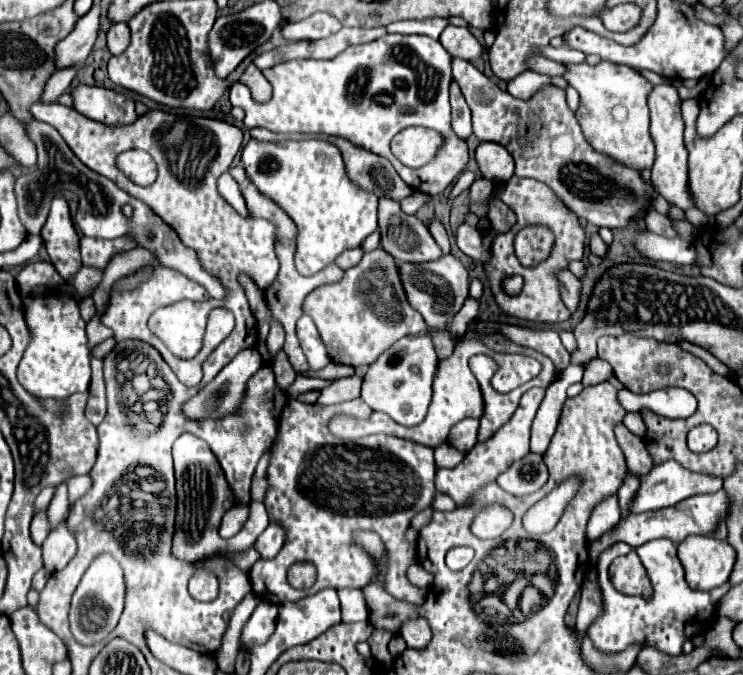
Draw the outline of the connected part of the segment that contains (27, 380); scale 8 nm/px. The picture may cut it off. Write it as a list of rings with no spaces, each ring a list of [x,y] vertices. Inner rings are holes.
[[[54,294],[44,298],[26,298],[26,322],[32,328],[34,336],[22,358],[22,372],[18,372],[18,382],[30,396],[40,400],[52,398],[66,402],[74,392],[88,390],[90,376],[90,350],[86,338],[86,322],[78,312],[78,302],[60,300]]]

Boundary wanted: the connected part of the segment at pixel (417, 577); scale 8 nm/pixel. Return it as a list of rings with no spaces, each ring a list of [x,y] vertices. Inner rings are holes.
[[[414,564],[414,566],[408,570],[408,580],[410,580],[414,586],[428,588],[428,586],[432,584],[432,574],[426,572],[420,564]]]

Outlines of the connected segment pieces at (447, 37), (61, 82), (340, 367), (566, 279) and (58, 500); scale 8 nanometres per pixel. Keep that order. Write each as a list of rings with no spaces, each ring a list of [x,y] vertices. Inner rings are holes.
[[[446,26],[438,40],[442,42],[442,46],[444,46],[454,58],[474,60],[474,58],[482,56],[482,46],[480,46],[480,42],[472,36],[472,32],[470,32],[468,28]]]
[[[76,66],[74,68],[68,68],[68,70],[58,70],[54,72],[48,80],[46,80],[46,86],[44,86],[44,92],[40,96],[40,102],[42,104],[52,104],[58,100],[58,96],[70,86],[72,78],[76,74]]]
[[[330,362],[326,368],[318,370],[316,372],[306,371],[300,372],[299,374],[304,374],[304,376],[312,376],[318,378],[324,378],[324,380],[338,380],[338,378],[346,378],[346,376],[352,376],[356,370],[352,366],[346,366],[346,364],[334,364]]]
[[[560,272],[558,280],[560,280],[560,290],[562,290],[562,300],[568,306],[568,310],[574,314],[580,302],[580,294],[582,294],[582,282],[572,272]]]
[[[62,482],[56,488],[54,498],[52,498],[46,514],[48,514],[50,530],[56,530],[60,526],[60,522],[66,518],[66,514],[68,514],[68,490],[66,490],[66,482]]]

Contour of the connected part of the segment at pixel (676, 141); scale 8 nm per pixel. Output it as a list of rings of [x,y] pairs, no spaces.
[[[660,84],[654,86],[650,96],[648,96],[648,108],[650,108],[650,132],[652,132],[652,140],[656,144],[656,158],[654,158],[654,166],[652,166],[652,182],[654,188],[658,188],[658,192],[672,204],[680,206],[682,210],[692,208],[694,200],[688,194],[686,188],[686,178],[688,178],[688,152],[682,140],[682,132],[684,132],[684,120],[681,114],[681,100],[678,98],[678,92],[672,84]]]

